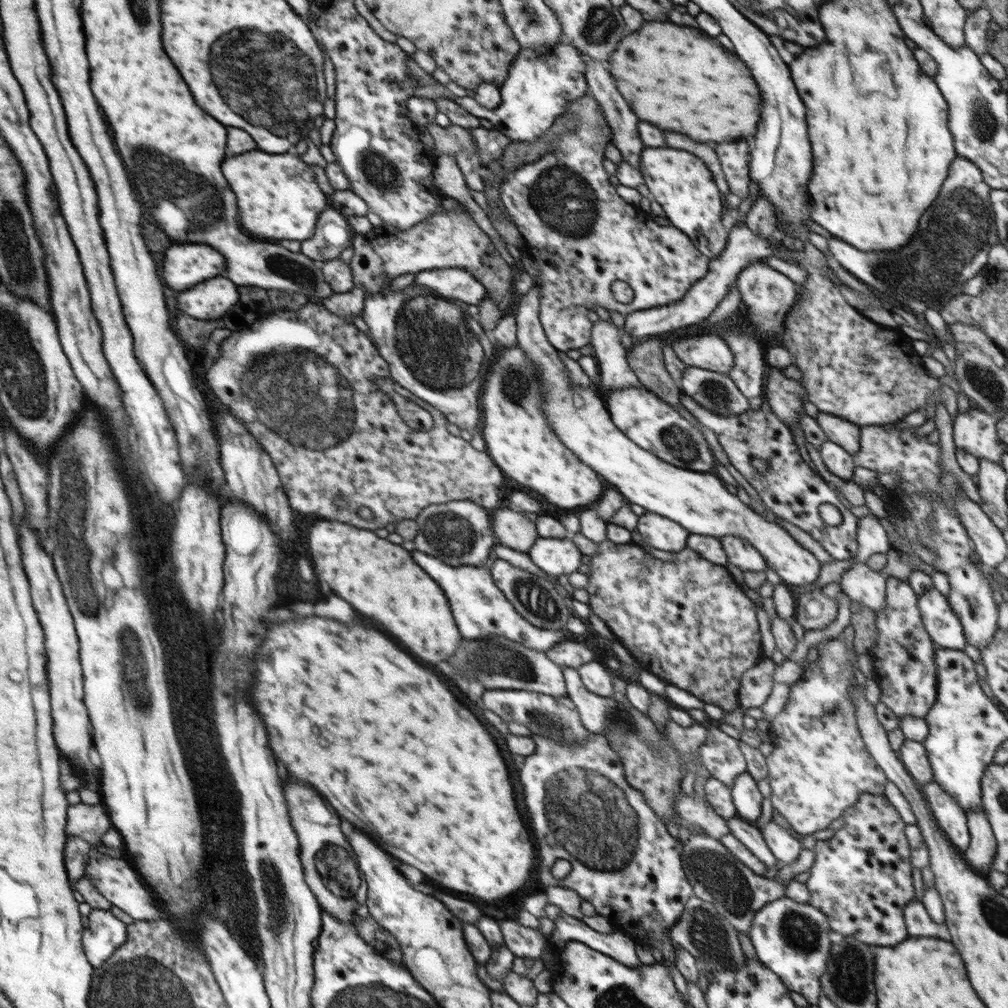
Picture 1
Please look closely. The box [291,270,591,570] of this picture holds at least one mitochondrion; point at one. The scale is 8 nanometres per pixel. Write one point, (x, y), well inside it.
(436, 347)

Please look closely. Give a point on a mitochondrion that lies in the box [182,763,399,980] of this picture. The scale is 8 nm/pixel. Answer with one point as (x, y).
(334, 865)

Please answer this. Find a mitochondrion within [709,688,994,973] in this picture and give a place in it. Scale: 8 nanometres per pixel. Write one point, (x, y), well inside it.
(800, 932)

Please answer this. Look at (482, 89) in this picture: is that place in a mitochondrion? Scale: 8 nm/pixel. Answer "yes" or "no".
no

